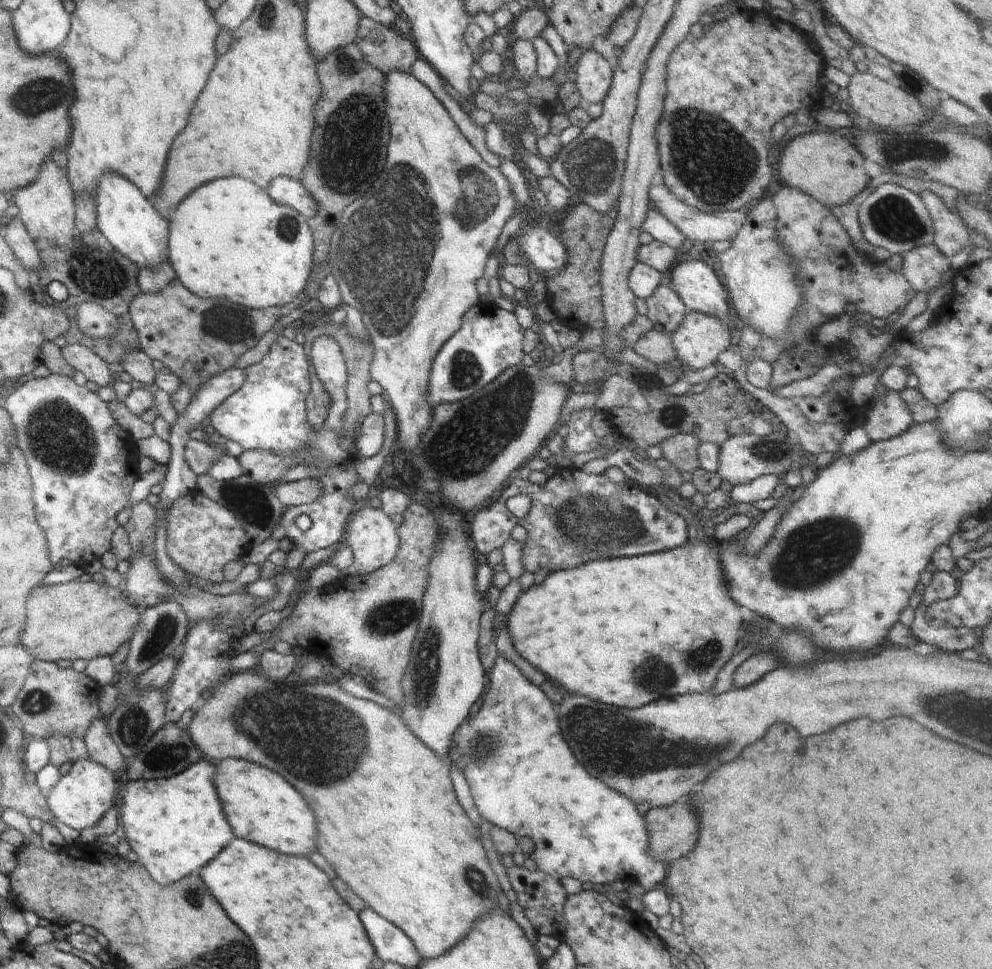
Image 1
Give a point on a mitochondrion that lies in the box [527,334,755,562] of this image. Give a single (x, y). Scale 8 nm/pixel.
(594, 523)

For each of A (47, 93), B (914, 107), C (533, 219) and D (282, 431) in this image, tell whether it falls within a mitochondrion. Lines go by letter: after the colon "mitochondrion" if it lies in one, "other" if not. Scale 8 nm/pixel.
A: mitochondrion
B: other
C: other
D: other

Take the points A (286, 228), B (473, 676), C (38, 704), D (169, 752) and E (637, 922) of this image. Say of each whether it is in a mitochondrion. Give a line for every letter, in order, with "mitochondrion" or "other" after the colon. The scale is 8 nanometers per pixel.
A: mitochondrion
B: other
C: mitochondrion
D: mitochondrion
E: other

